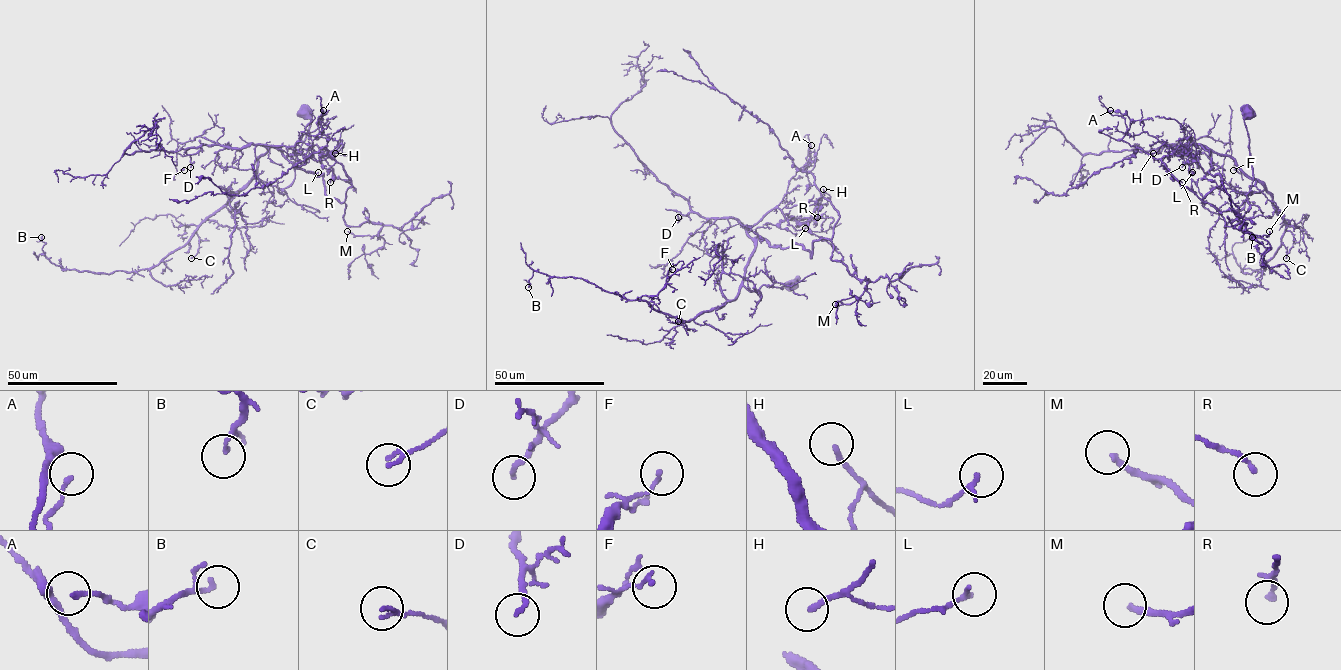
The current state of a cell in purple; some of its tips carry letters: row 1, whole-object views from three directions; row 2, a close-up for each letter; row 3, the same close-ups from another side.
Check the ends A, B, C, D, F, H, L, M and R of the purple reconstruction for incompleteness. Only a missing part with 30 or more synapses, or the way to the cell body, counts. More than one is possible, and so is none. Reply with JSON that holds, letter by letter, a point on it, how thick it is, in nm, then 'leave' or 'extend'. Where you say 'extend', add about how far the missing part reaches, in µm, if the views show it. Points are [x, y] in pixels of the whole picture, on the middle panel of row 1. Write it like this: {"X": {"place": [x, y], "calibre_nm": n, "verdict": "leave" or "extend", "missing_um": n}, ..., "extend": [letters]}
{"A": {"place": [811, 145], "calibre_nm": 110, "verdict": "leave"}, "B": {"place": [528, 287], "calibre_nm": 110, "verdict": "leave"}, "C": {"place": [678, 321], "calibre_nm": 150, "verdict": "leave"}, "D": {"place": [678, 217], "calibre_nm": 150, "verdict": "leave"}, "F": {"place": [672, 269], "calibre_nm": 130, "verdict": "leave"}, "H": {"place": [823, 189], "calibre_nm": 160, "verdict": "leave"}, "L": {"place": [805, 228], "calibre_nm": 170, "verdict": "leave"}, "M": {"place": [835, 304], "calibre_nm": 190, "verdict": "extend", "missing_um": 10}, "R": {"place": [817, 217], "calibre_nm": 180, "verdict": "leave"}, "extend": ["M"]}

